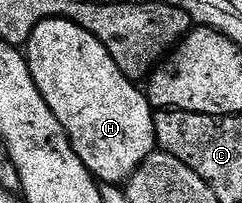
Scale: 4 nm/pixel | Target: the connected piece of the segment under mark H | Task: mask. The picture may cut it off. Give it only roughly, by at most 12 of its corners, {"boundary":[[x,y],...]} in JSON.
{"boundary":[[47,18],[30,76],[74,152],[124,184],[157,149],[148,95],[86,28]]}

